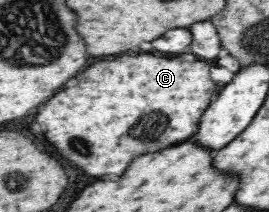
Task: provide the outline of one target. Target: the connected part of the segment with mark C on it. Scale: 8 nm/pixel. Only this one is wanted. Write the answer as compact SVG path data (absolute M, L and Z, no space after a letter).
M154 54L118 56L114 60L102 60L80 72L74 80L70 80L70 86L60 90L44 106L38 108L36 122L42 126L44 136L56 146L56 150L90 176L122 176L136 156L158 152L194 136L198 122L204 110L210 106L210 96L214 96L216 88L216 84L210 80L210 66L206 62L186 62L182 58L166 58Z

